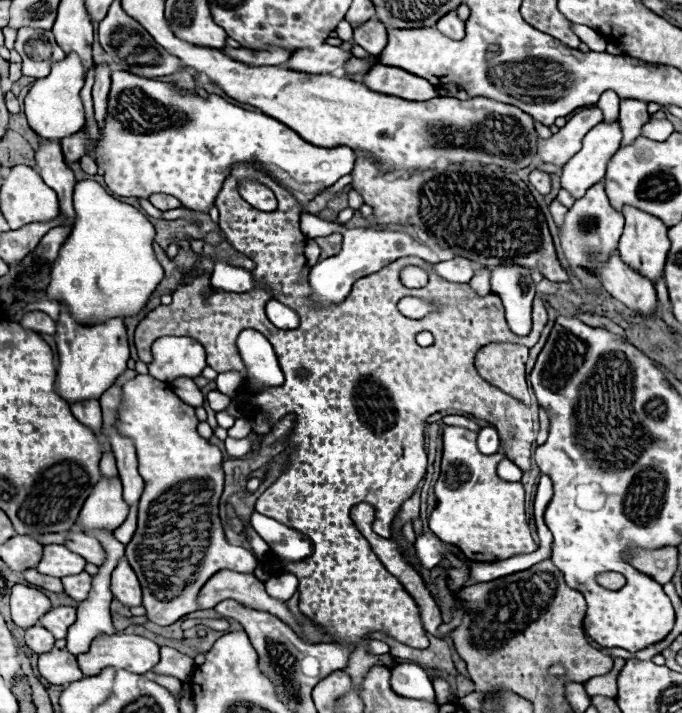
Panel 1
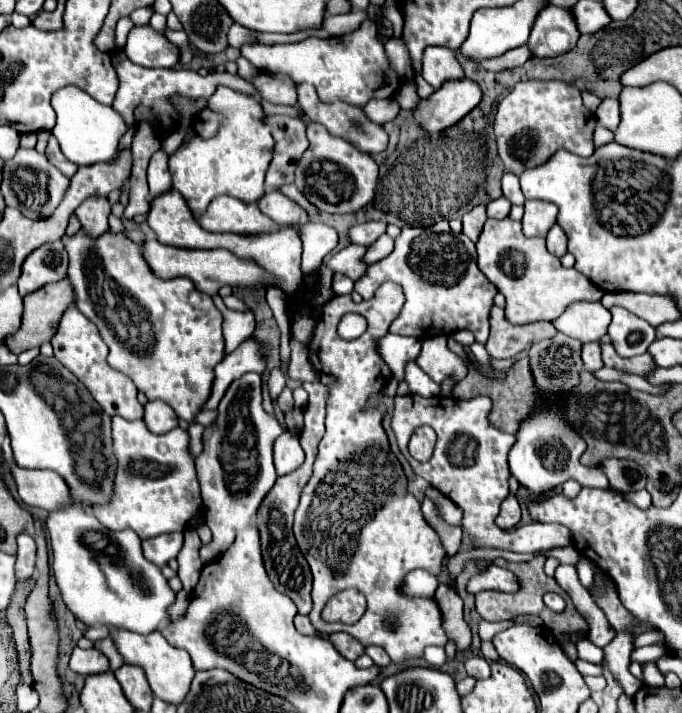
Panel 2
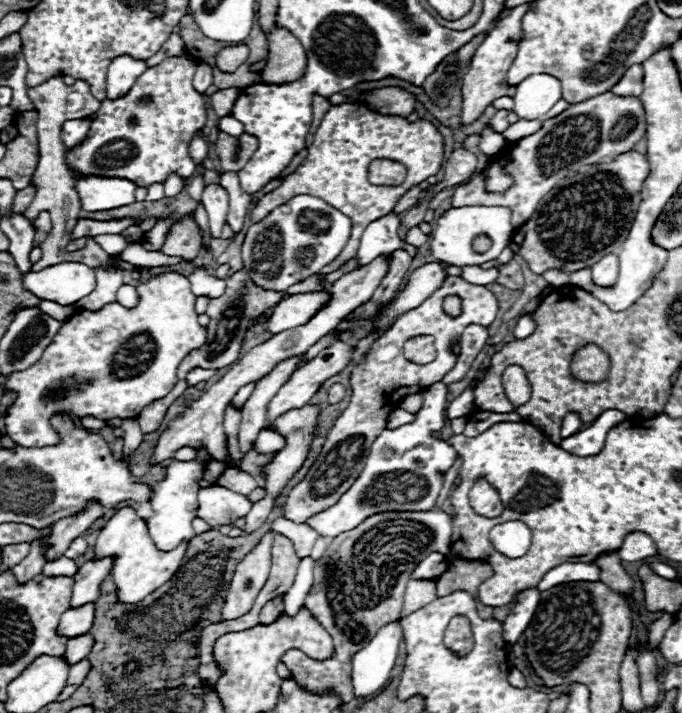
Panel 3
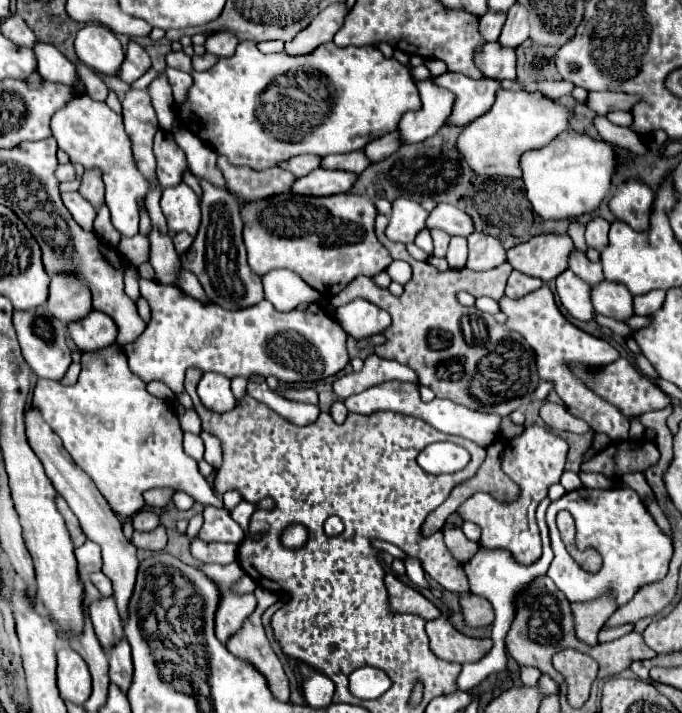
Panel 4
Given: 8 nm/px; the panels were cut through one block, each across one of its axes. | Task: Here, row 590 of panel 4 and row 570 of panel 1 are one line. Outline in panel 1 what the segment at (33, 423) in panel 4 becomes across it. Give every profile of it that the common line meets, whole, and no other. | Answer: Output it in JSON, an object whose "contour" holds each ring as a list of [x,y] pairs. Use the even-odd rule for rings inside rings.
{"contour":[[[122,560],[114,572],[112,572],[112,582],[110,582],[110,590],[114,594],[114,598],[118,602],[122,602],[126,608],[134,608],[134,606],[142,606],[142,592],[140,592],[140,582],[136,578],[136,574],[132,572],[130,564],[126,560]]]}

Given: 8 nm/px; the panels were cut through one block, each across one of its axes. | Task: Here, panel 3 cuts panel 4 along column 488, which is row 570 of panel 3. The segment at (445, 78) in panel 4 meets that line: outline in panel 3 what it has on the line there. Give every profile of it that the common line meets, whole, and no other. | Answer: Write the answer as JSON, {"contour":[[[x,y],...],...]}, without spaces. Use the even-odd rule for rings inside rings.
{"contour":[[[100,560],[100,562],[86,562],[78,568],[78,574],[74,576],[74,588],[70,598],[70,608],[78,608],[90,602],[96,602],[100,592],[100,582],[110,574],[112,560]]]}

